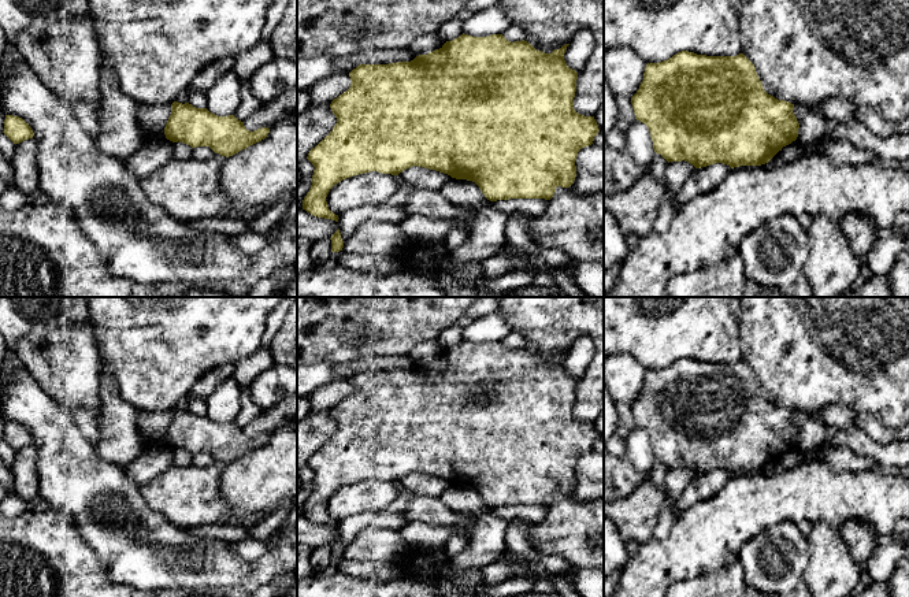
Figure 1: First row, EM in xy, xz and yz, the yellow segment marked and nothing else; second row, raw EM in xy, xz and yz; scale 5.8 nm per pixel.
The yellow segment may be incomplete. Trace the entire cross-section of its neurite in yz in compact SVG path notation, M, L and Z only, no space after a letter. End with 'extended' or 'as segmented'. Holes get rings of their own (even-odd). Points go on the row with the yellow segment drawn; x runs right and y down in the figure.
M682 51L668 60L648 63L631 104L635 119L648 126L656 153L668 163L684 160L695 168L715 163L731 168L761 166L798 137L794 104L768 94L743 53L706 56Z; as segmented

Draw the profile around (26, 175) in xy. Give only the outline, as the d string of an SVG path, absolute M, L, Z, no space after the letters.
M34 138L15 144L15 155L10 162L14 171L14 185L30 194L40 188L40 170L36 164L37 144Z

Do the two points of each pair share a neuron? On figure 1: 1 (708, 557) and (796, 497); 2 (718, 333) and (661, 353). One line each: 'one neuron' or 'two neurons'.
1: one neuron
2: one neuron

